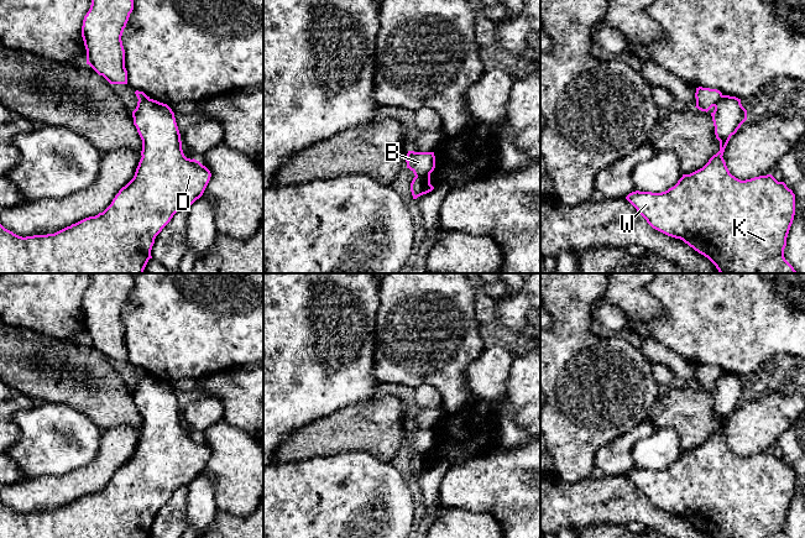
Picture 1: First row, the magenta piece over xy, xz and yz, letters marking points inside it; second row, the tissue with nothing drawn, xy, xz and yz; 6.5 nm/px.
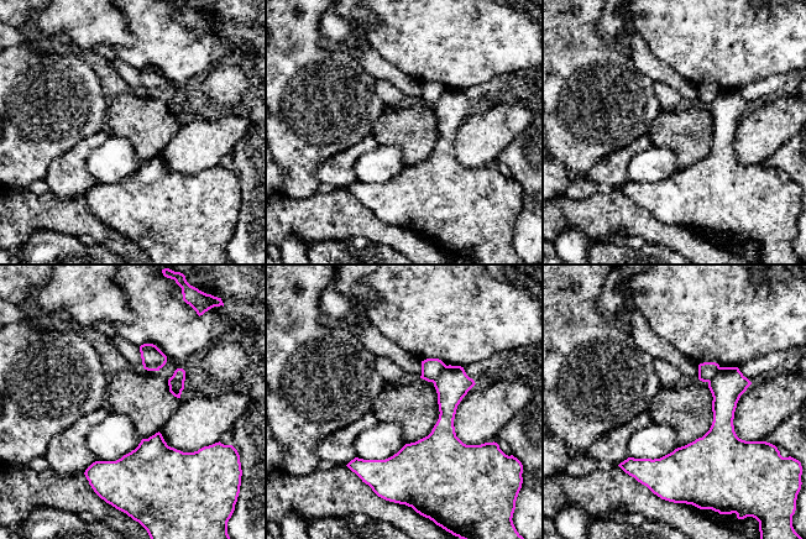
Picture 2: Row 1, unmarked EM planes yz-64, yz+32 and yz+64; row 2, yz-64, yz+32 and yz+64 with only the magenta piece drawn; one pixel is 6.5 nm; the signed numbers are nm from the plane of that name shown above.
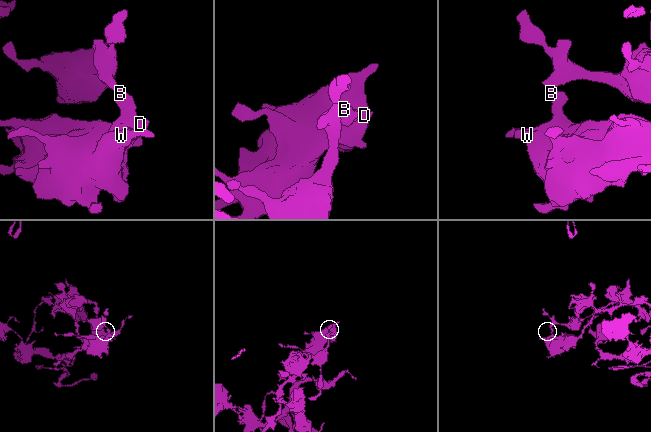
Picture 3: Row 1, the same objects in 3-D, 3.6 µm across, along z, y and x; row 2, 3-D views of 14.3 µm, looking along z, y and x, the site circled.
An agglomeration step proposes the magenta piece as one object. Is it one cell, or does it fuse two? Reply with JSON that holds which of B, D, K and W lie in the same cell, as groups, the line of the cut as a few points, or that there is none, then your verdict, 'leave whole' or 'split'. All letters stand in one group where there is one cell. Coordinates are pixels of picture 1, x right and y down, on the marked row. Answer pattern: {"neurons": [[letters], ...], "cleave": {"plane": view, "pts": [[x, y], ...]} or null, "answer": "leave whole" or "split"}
{"neurons": [["B"], ["D", "K", "W"]], "cleave": {"plane": "xz", "pts": [[429, 173], [416, 176]]}, "answer": "split"}

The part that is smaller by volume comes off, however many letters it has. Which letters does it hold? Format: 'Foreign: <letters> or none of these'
Foreign: B

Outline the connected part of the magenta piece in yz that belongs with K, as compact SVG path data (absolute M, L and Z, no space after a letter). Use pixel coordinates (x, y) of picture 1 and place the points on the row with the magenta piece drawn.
M722 95L711 113L715 135L720 141L720 151L700 169L683 174L678 183L662 193L632 192L626 199L655 230L683 240L699 254L707 257L720 273L796 273L785 260L786 237L795 215L795 194L784 182L778 182L772 174L741 181L732 176L723 160L725 148L732 135L747 120L747 110L741 99Z

